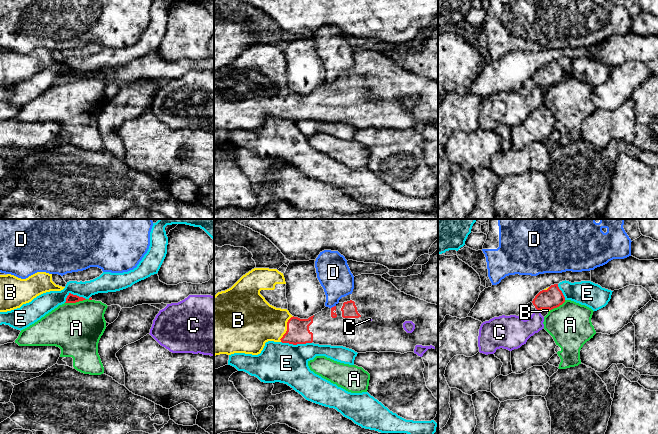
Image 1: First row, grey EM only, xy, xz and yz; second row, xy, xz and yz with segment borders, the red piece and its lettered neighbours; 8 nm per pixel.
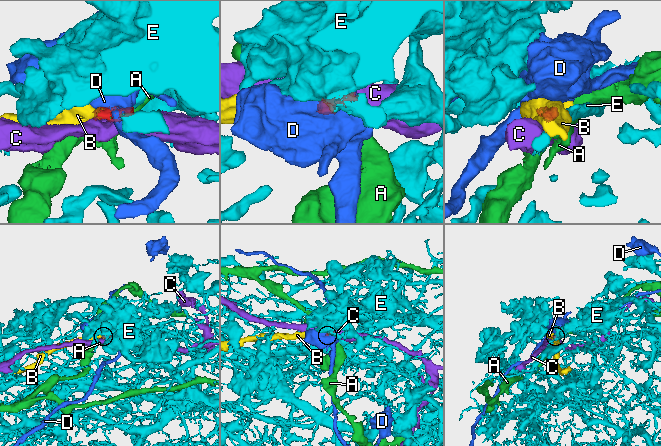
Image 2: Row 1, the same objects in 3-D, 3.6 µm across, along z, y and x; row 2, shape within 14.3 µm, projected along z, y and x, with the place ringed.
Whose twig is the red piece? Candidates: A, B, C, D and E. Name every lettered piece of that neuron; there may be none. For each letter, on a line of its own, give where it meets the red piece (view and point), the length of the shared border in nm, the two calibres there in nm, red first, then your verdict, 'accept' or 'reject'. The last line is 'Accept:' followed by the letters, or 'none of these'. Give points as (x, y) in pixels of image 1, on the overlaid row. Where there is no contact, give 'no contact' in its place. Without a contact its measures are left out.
A: meets red in xy at (75, 302); contact 180 nm long; 70 nm thick on the red side, 420 nm on the other; reject
B: meets red in xz at (287, 328); contact 240 nm long; 180 nm thick on the red side, 360 nm on the other; accept
C: meets red in yz at (537, 309); contact 30 nm long; 160 nm thick on the red side, 240 nm on the other; reject
D: meets red in xz at (334, 306); contact 50 nm long; 50 nm thick on the red side, 260 nm on the other; reject
E: meets red in xz at (296, 344); contact 240 nm long; 180 nm thick on the red side, 320 nm on the other; reject
Accept: B

